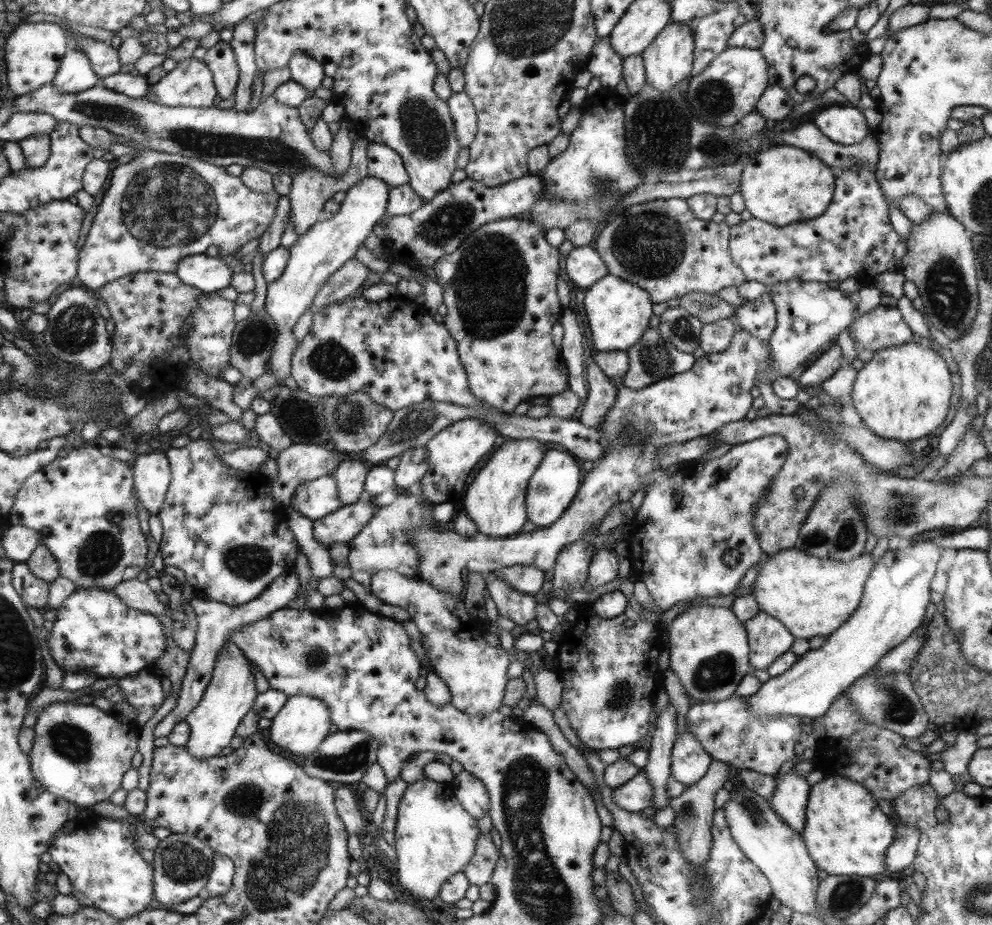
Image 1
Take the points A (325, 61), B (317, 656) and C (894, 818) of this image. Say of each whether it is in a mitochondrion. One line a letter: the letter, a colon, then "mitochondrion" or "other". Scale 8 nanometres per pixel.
A: other
B: mitochondrion
C: other

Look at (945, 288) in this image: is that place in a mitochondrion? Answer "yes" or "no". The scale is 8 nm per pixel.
yes

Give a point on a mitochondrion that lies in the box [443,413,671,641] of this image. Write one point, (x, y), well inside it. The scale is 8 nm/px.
(631, 437)

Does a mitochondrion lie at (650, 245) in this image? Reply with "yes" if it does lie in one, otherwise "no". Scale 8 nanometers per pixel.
yes

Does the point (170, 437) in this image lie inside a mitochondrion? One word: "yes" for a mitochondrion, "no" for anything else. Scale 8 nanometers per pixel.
no

